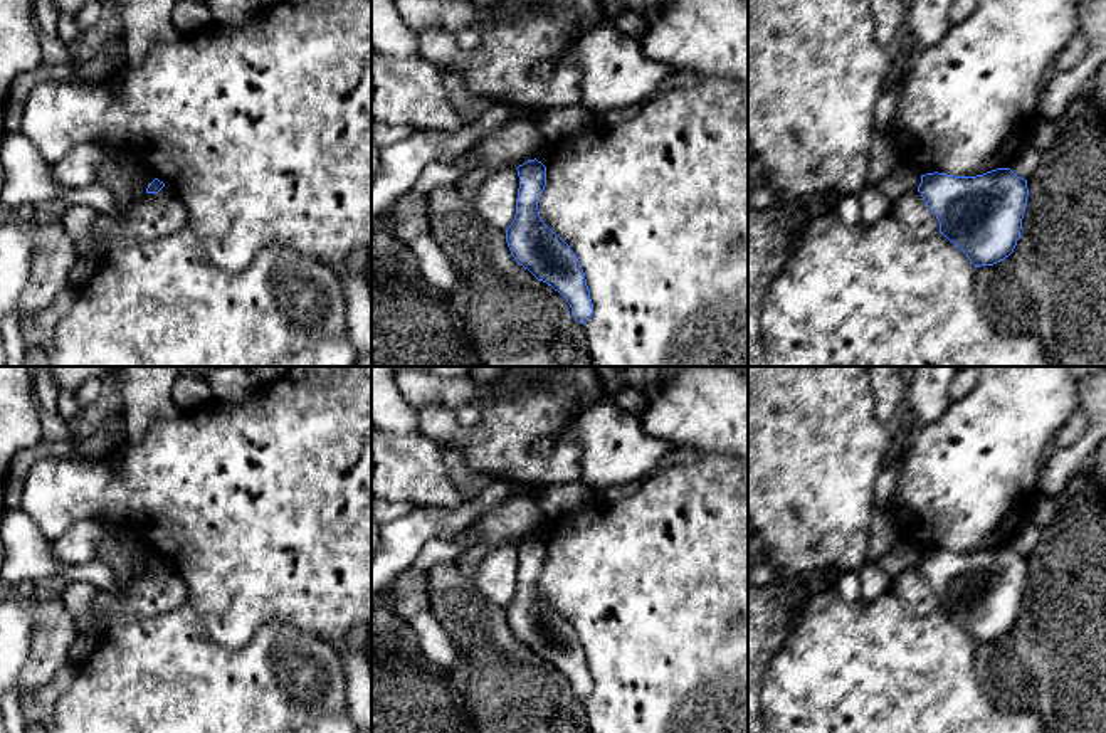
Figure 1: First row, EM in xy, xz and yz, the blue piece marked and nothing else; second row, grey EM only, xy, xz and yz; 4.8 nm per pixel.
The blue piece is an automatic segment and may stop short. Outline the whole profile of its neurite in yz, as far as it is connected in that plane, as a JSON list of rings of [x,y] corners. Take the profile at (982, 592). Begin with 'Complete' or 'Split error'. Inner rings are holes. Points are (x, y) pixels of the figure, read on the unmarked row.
Complete. [[[1010,545],[977,553],[921,551],[923,577],[940,599],[940,610],[966,630],[975,644],[1009,634],[1020,615],[1027,556]]]

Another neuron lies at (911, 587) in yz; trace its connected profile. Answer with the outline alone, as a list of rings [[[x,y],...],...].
[[[918,567],[904,570],[898,578],[891,580],[891,590],[916,615],[923,617],[940,609],[936,592]]]

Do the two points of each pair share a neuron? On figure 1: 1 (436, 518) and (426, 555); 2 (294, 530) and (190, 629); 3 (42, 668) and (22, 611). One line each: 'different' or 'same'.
1: different
2: different
3: different

